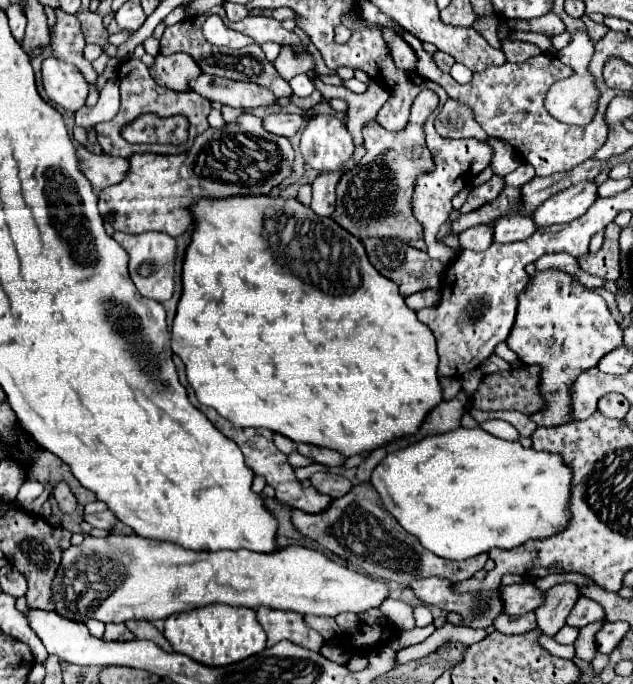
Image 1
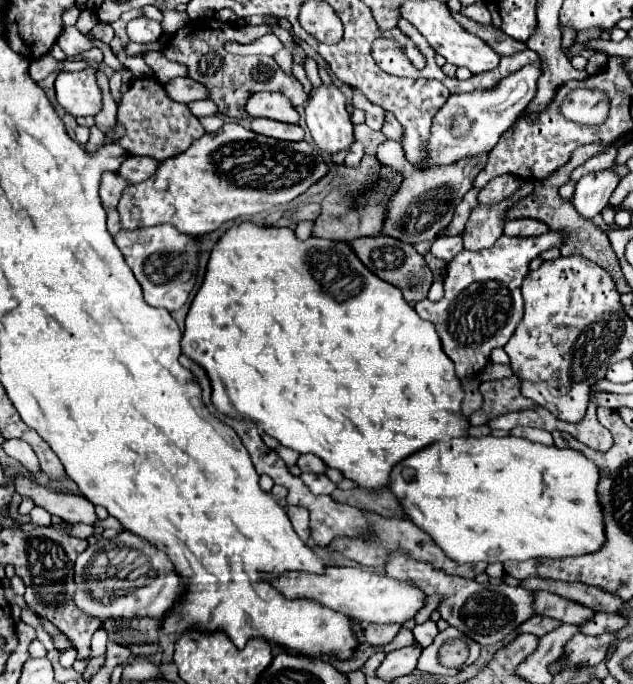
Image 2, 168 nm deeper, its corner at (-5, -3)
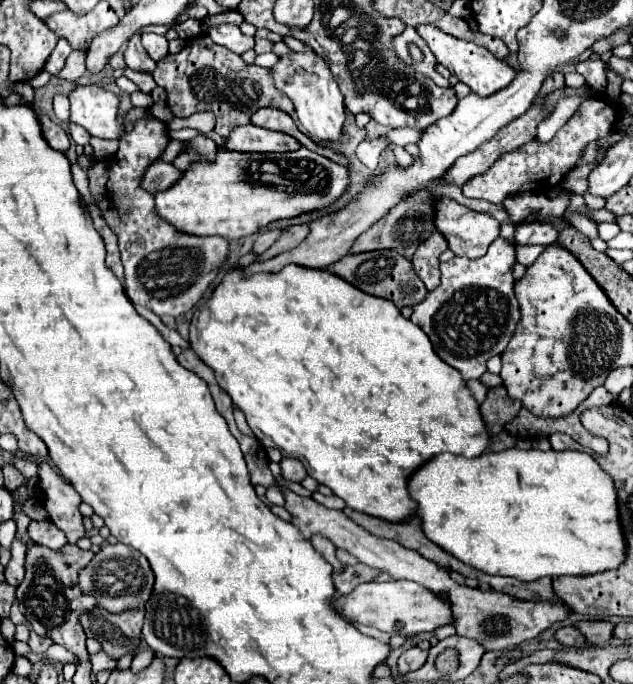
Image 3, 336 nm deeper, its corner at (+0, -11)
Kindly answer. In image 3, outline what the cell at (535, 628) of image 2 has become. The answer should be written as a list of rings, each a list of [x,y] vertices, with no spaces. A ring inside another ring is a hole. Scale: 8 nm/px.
[[[564,627],[556,633],[556,639],[564,645],[564,647],[584,647],[586,639],[584,635],[576,629],[576,627]]]

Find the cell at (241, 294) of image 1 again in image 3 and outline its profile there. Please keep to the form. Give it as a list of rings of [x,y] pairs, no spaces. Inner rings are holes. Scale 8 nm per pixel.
[[[290,265],[284,267],[284,271],[280,273],[260,273],[248,279],[242,277],[242,271],[228,271],[222,285],[218,285],[206,305],[196,311],[190,325],[190,345],[200,355],[200,359],[204,359],[214,369],[220,387],[232,397],[234,405],[244,411],[250,429],[264,447],[274,445],[284,457],[298,459],[312,479],[316,479],[320,485],[330,487],[332,493],[344,499],[348,507],[384,519],[388,523],[404,523],[406,519],[416,515],[416,503],[408,495],[408,479],[418,467],[428,463],[428,459],[440,453],[480,457],[490,447],[490,433],[484,425],[476,399],[466,387],[462,375],[458,375],[454,367],[444,363],[434,353],[428,335],[410,319],[406,319],[392,301],[364,295],[362,291],[358,291],[350,283],[344,283],[344,279],[328,271],[308,271],[306,267]]]

